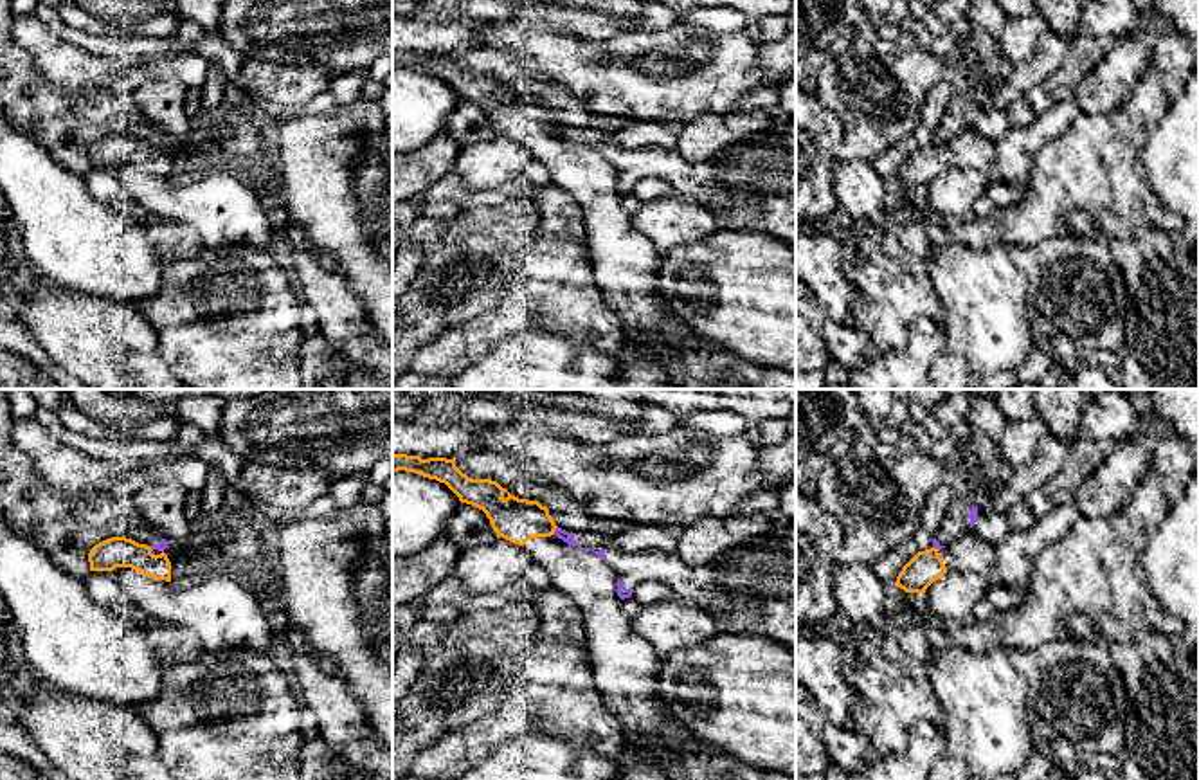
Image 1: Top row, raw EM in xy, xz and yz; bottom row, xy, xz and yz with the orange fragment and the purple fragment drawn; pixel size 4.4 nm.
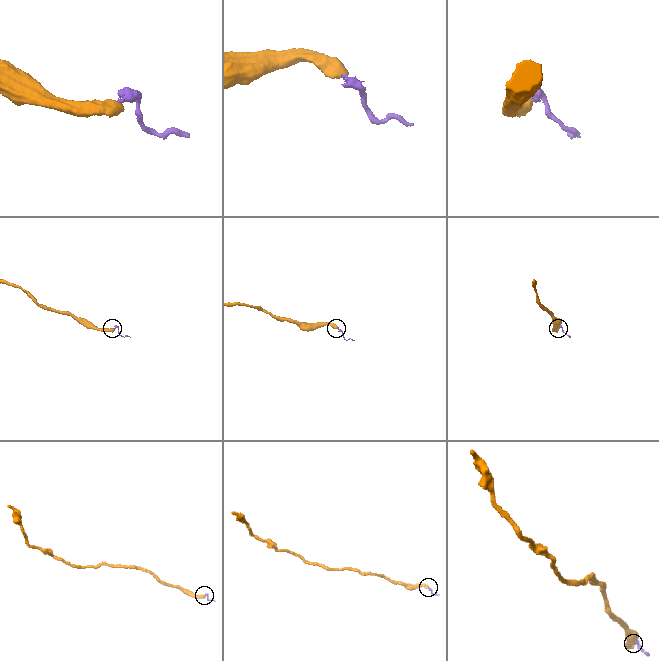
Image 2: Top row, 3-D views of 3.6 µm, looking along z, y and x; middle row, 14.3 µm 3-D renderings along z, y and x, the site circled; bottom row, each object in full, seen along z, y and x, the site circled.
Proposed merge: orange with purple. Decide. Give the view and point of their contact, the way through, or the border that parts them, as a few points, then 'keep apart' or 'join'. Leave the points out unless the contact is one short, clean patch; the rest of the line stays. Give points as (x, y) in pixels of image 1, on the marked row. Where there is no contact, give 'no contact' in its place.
contact xz (555, 528); keep apart

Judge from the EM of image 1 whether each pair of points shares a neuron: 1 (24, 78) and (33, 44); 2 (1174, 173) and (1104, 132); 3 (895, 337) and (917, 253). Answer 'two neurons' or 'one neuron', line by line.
1: two neurons
2: two neurons
3: one neuron

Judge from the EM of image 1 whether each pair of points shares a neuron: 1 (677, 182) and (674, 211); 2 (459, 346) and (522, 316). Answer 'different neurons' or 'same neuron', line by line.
1: different neurons
2: same neuron

